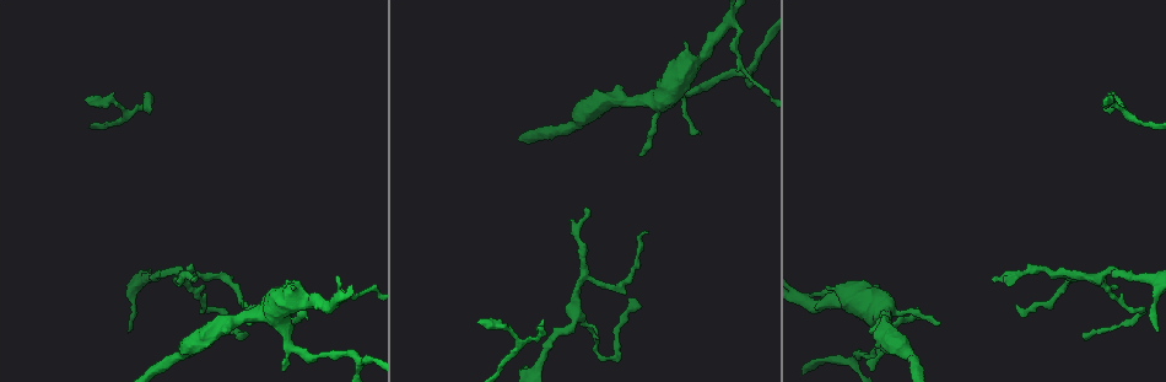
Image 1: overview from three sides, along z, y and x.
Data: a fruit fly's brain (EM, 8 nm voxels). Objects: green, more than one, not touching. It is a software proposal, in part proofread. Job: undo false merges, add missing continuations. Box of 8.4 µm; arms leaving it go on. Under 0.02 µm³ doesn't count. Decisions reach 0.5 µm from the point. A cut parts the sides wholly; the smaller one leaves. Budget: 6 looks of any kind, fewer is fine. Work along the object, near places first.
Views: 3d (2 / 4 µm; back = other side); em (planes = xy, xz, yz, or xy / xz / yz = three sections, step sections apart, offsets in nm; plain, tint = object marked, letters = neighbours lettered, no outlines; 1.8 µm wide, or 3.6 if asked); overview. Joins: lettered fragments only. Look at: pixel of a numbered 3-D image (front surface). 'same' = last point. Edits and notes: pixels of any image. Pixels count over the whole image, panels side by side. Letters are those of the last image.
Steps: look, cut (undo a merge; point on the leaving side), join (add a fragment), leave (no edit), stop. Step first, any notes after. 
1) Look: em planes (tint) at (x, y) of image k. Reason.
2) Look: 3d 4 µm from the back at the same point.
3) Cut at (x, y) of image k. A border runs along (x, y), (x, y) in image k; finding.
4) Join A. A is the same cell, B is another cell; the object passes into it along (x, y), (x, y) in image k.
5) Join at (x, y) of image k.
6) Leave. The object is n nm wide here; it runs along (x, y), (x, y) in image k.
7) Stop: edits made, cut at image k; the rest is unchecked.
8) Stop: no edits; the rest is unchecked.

Look: em xz step 16 (letters) at (939, 323) of image 1. Free end.

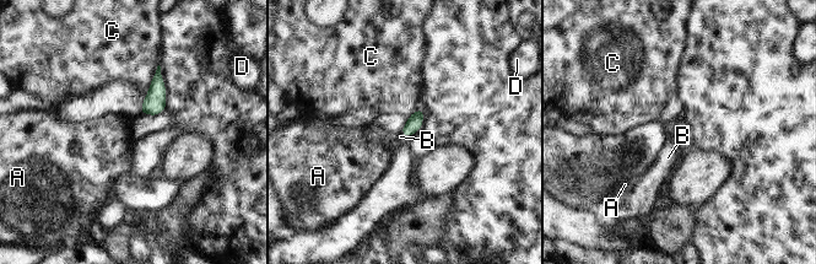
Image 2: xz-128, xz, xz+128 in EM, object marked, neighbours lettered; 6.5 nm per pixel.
Look: em planes (letters) at the same point.

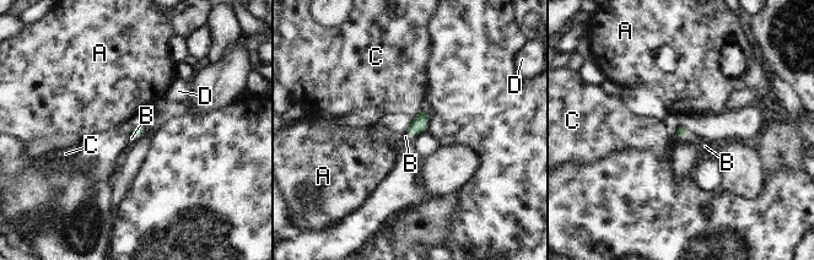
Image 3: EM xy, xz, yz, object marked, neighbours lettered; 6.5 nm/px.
Join B. B is the same cell, A, C and D are other cells; the object passes into it along (138, 131), (134, 133), (131, 137) in image 3; the cell continues.

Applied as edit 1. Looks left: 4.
Look: em xy step 8 (letters) at (1059, 272) of image 1. Sharp bend.

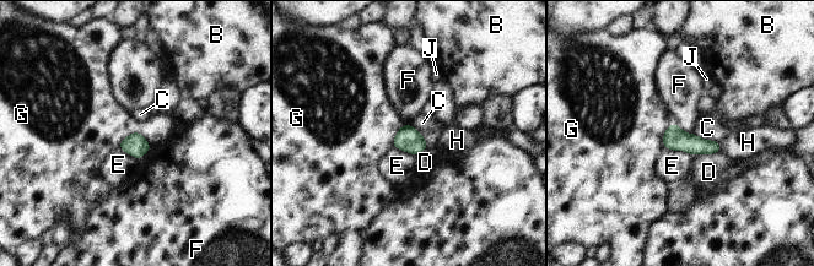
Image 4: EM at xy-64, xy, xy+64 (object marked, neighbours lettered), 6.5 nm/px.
Leave. The longest contact is with G, 220 nm; B, C, D, E, F, G, H and J are other cells; a border runs along (118, 145), (138, 131), (151, 147) in image 4; continuous, no second cell.

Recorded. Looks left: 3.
Look: em xy step 16 (tint) at (809, 302) of image 1.

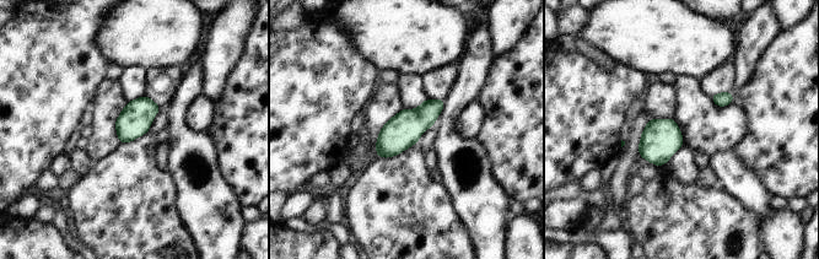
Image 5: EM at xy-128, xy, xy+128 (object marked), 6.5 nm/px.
Look: em planes (letters) at the same point. Another direction.

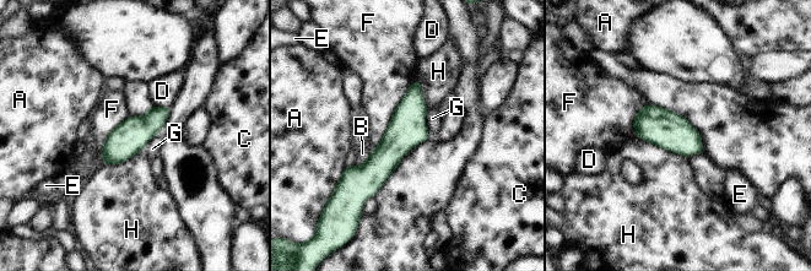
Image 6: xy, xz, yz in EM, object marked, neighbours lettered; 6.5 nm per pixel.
Leave. The object is 240 nm wide here; A, B, C, D, E, F, G and H are other cells; all the same cell.

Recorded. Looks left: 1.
Stop: edits made, join at image 3; the rest is unchecked.

